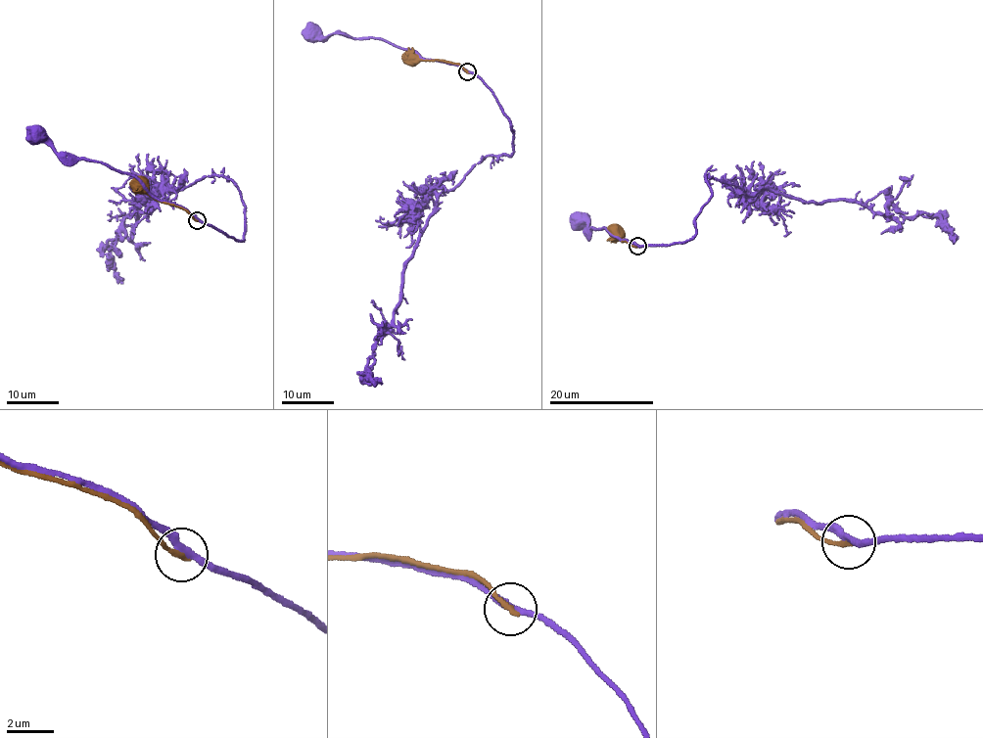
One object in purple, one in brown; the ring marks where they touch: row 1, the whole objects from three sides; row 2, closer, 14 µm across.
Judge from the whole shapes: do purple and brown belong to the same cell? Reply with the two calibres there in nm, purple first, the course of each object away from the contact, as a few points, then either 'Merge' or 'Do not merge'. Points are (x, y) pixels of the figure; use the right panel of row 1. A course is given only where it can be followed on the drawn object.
Thickness 280 nm (purple) against 240 nm. Course of purple: (637, 246), (628, 240), (621, 240), (605, 228), (590, 227), (591, 230), (585, 232), (587, 223), (582, 220). Course of brown: (637, 246), (622, 242), (613, 233). Do not merge

